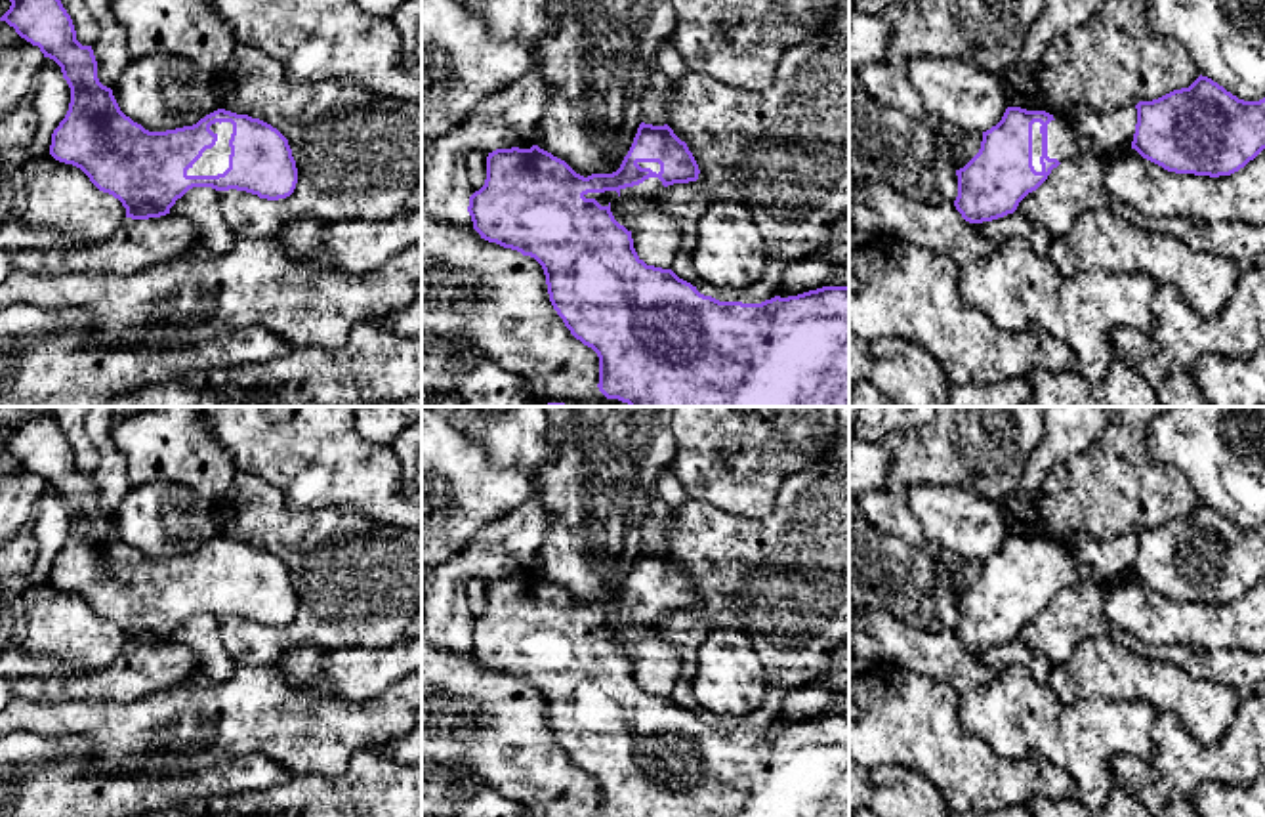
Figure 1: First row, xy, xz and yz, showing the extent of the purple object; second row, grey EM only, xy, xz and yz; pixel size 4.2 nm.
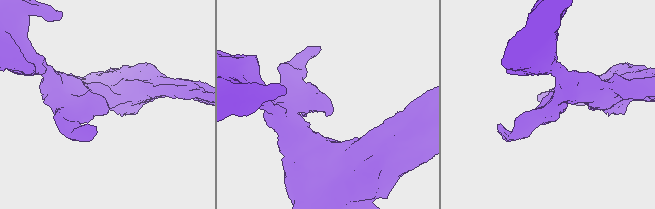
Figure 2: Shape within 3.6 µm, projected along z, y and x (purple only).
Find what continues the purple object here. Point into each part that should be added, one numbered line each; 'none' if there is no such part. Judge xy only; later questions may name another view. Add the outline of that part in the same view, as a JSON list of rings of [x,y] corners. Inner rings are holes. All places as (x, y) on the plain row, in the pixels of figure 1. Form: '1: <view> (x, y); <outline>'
1: xy (214, 588); [[[216,550],[210,557],[218,563],[212,576],[206,576],[202,584],[187,597],[187,603],[218,603],[229,596],[229,567],[233,561],[231,550]]]

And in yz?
1: yz (1036, 565); [[[1040,550],[1032,552],[1032,594],[1036,599],[1042,599],[1040,584],[1042,584],[1042,561]]]

